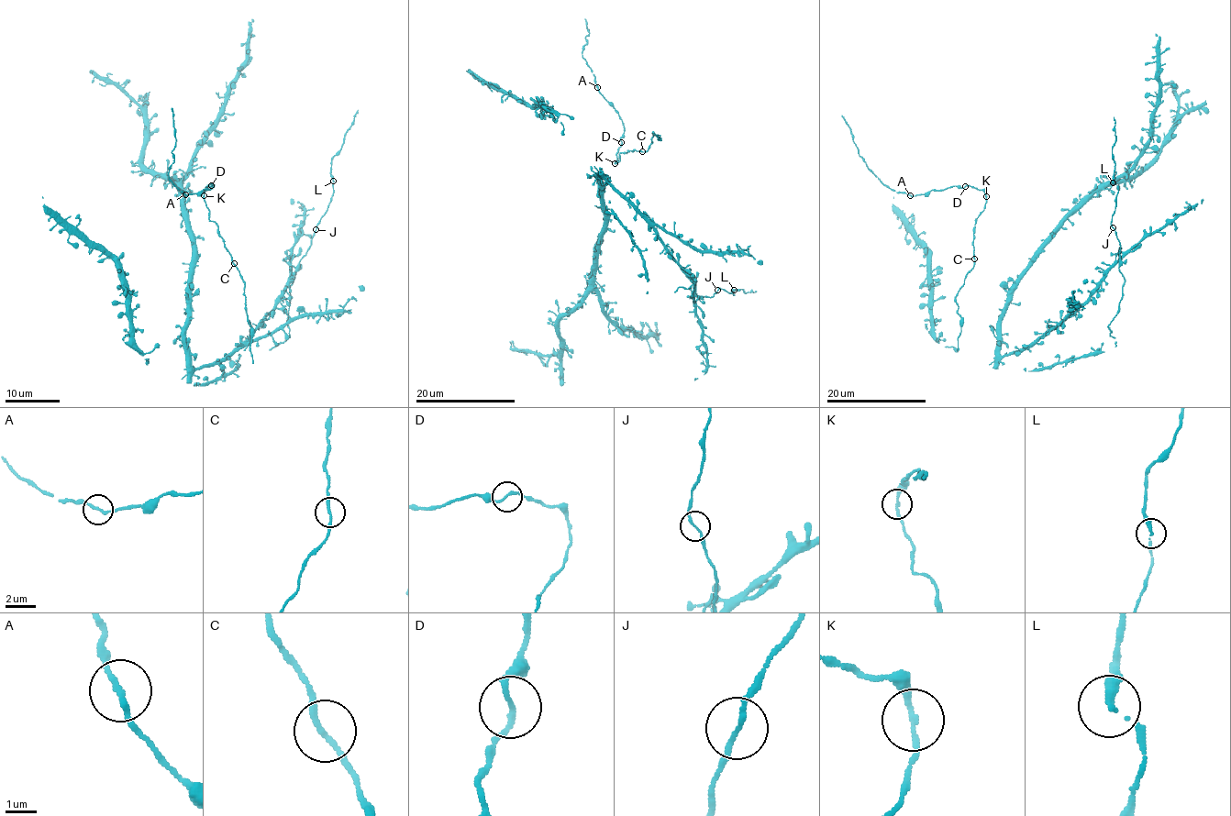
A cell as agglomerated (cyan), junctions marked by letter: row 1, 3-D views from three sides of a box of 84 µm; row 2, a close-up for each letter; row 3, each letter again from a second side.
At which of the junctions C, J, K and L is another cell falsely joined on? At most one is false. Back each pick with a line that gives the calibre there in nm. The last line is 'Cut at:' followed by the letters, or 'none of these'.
Cut at: none of these

